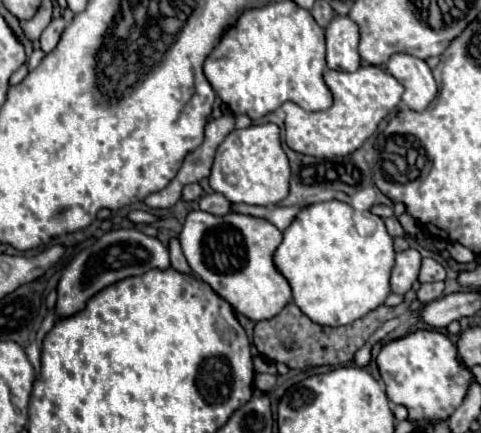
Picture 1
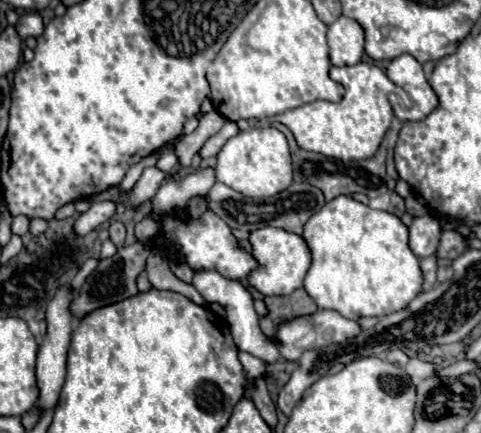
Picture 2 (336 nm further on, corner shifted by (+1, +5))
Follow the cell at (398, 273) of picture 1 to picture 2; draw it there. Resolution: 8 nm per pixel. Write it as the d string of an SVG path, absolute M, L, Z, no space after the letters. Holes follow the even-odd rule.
M432 213L424 217L416 217L408 229L410 229L408 245L416 257L424 259L436 253L440 241L440 221Z

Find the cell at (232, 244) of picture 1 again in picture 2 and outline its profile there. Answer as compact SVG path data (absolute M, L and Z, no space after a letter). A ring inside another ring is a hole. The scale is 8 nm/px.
M260 227L248 235L248 241L252 245L252 251L250 251L252 257L262 267L262 269L254 269L248 275L248 283L256 291L272 297L272 295L288 295L294 289L302 287L304 275L310 267L310 251L300 235L294 235L284 229L276 229L276 227Z

